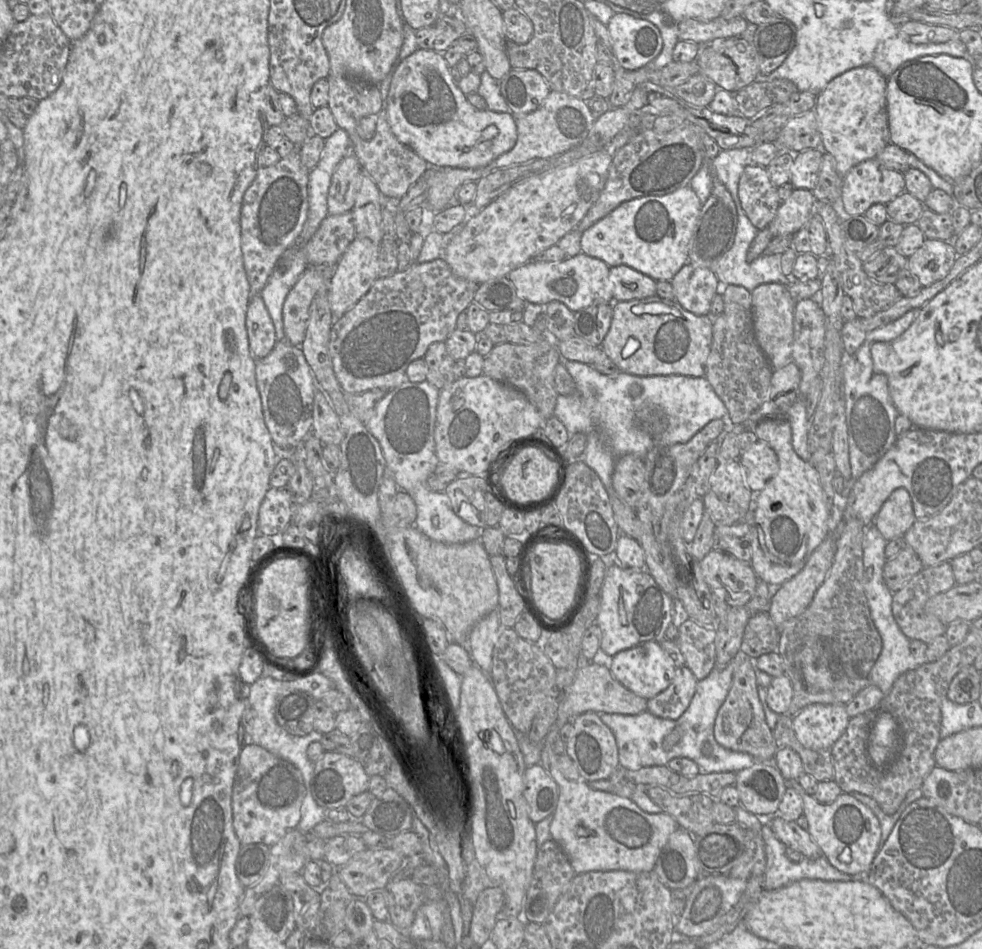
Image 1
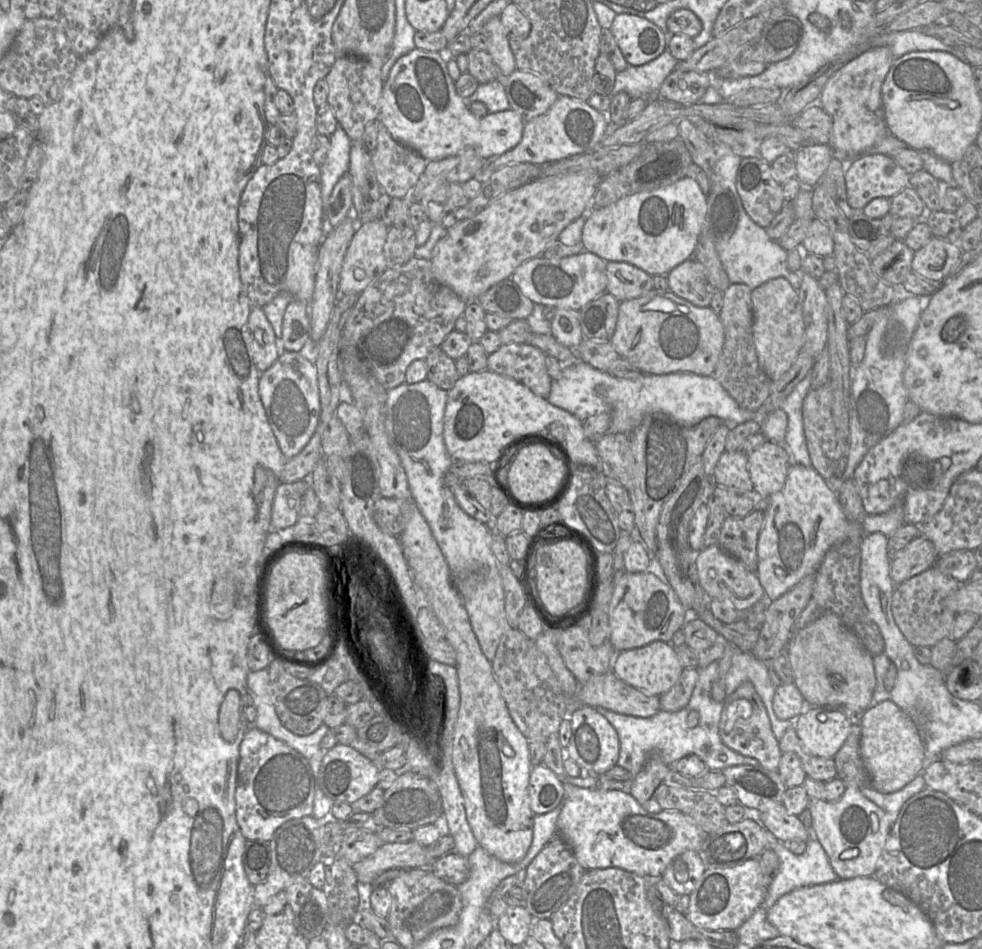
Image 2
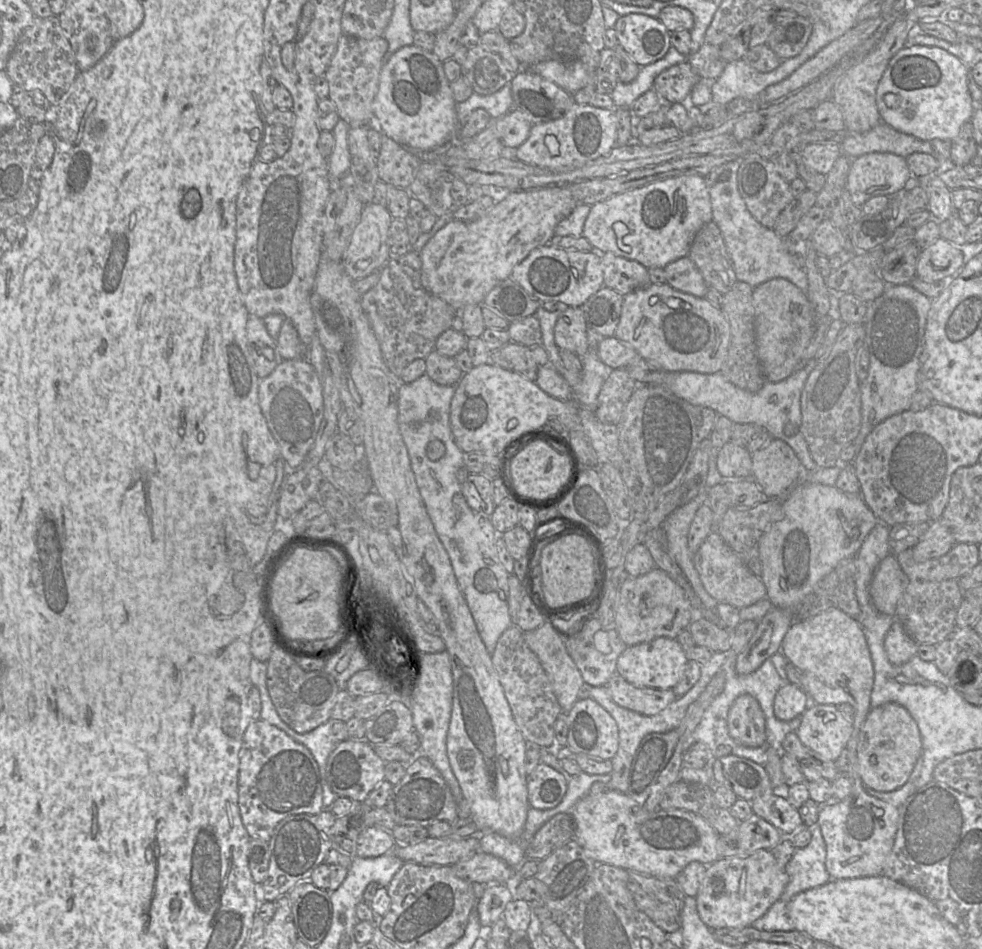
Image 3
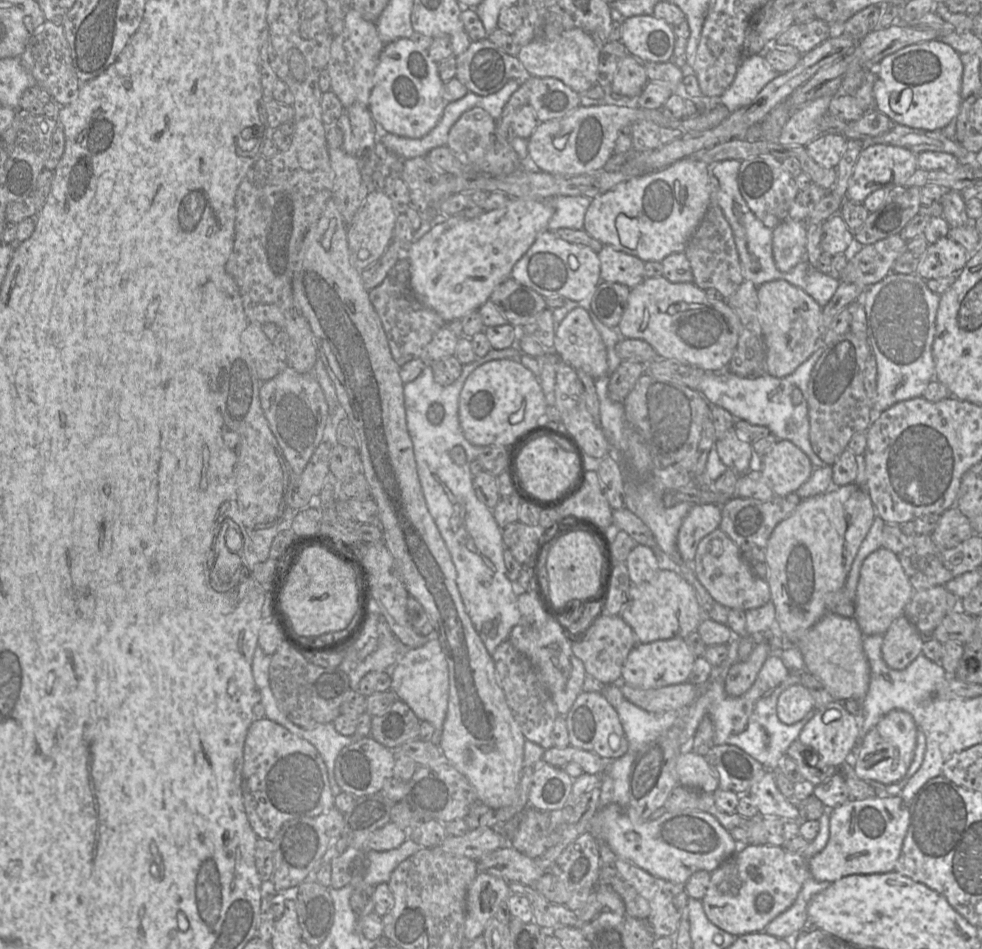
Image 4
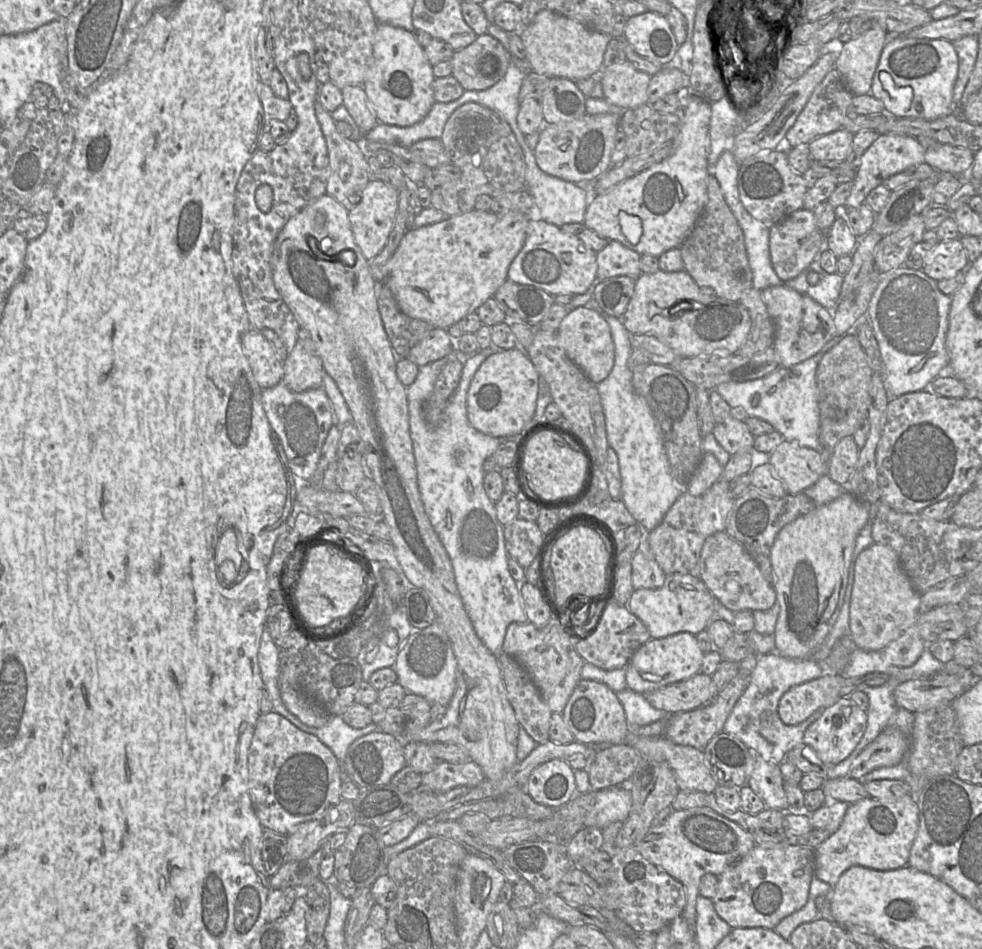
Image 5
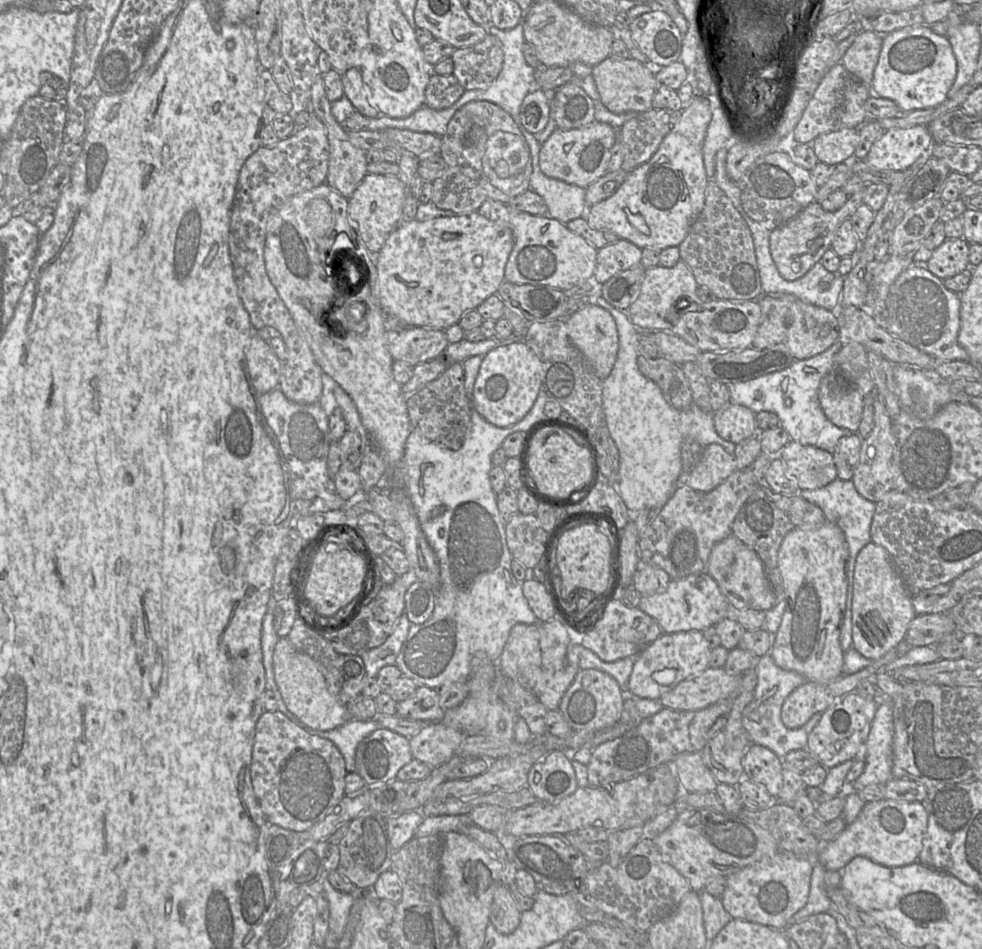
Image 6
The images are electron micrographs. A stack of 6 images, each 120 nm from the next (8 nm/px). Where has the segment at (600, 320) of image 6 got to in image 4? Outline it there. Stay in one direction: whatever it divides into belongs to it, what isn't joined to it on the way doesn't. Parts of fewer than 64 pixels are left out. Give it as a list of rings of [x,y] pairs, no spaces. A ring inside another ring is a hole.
[[[583,307],[571,310],[556,328],[554,349],[559,358],[575,370],[582,370],[593,379],[608,368],[607,349]]]

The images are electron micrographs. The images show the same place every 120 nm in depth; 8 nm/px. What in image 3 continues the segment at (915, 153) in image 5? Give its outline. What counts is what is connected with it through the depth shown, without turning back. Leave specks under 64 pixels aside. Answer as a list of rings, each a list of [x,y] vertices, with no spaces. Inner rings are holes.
[[[870,152],[851,160],[846,187],[852,202],[862,207],[874,196],[890,197],[903,192],[916,180],[906,158],[889,152]]]

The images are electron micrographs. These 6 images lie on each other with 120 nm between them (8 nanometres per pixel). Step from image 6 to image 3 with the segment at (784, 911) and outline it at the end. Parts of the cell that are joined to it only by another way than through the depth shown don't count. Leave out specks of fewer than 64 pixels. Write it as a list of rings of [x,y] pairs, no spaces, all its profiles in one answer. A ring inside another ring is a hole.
[[[761,849],[748,857],[719,858],[706,866],[705,877],[695,897],[698,914],[712,930],[749,927],[780,898],[788,882],[785,868],[779,867],[771,850]]]

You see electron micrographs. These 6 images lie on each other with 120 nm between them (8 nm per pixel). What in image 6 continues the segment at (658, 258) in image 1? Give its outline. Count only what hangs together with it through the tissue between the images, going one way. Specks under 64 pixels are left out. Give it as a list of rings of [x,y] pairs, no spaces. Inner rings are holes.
[[[692,91],[692,99],[684,105],[681,116],[663,138],[651,159],[629,172],[622,185],[611,197],[588,207],[585,218],[589,226],[597,230],[611,231],[641,249],[662,251],[668,247],[678,247],[704,207],[708,177],[702,147],[711,116],[709,100],[705,96],[693,95]]]

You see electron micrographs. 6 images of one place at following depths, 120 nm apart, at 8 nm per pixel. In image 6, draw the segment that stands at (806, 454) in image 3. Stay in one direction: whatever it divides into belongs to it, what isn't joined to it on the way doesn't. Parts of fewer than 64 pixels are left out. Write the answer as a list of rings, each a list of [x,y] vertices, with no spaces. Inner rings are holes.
[[[843,338],[820,354],[807,359],[794,360],[789,367],[781,371],[744,382],[728,384],[730,402],[746,406],[754,413],[760,411],[773,412],[778,416],[779,426],[788,433],[790,440],[833,453],[838,440],[853,432],[837,427],[830,422],[820,406],[818,390],[821,379],[835,370],[833,357],[842,345]]]

